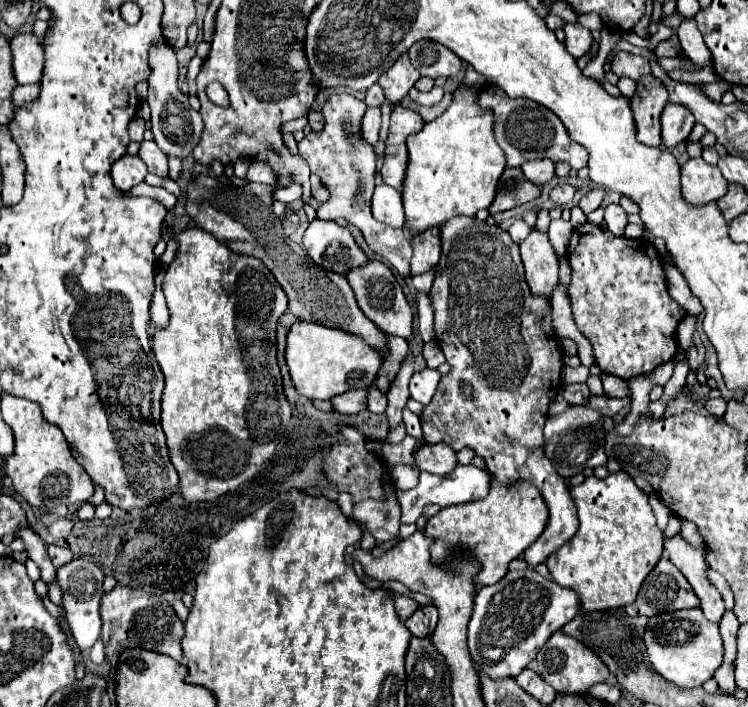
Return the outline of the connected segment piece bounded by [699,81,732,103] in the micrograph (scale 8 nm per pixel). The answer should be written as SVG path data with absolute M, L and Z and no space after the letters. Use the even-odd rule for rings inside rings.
M719 81L715 83L700 83L703 88L703 92L713 101L720 103L723 92L728 89L727 86L732 86L726 81Z

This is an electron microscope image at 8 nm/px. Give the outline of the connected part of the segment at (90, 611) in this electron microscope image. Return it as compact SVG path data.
M74 558L72 562L68 562L62 568L58 568L58 582L60 582L60 588L64 592L62 608L66 612L68 628L72 632L72 636L76 638L76 644L78 644L78 648L82 652L88 652L94 646L94 642L98 640L98 636L100 636L98 608L100 608L100 598L104 594L102 580L104 580L102 570L96 564L86 562L82 558Z

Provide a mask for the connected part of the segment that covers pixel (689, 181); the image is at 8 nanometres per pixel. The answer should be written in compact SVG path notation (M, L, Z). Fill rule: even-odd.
M702 158L688 160L680 170L682 170L682 196L694 206L716 202L728 190L728 182L720 174L720 170L716 166L706 164Z

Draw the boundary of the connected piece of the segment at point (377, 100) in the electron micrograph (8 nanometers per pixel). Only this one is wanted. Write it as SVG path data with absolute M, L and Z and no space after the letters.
M372 84L372 86L366 90L366 98L364 98L364 102L366 102L368 106L380 106L382 100L384 100L382 88L380 88L378 84Z

